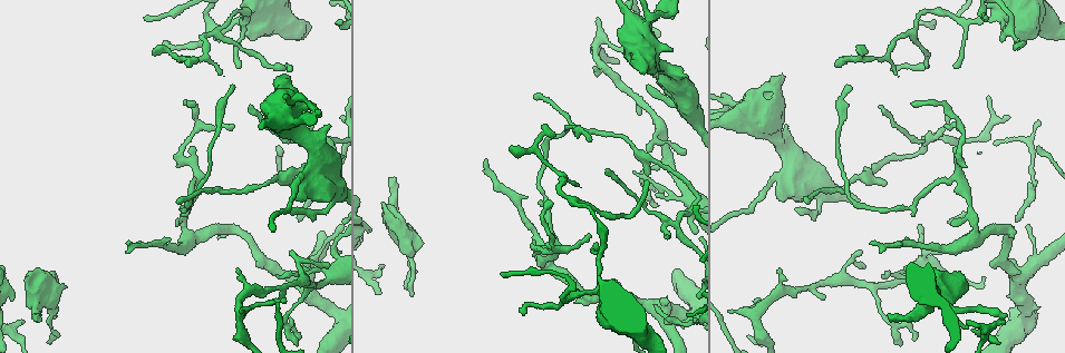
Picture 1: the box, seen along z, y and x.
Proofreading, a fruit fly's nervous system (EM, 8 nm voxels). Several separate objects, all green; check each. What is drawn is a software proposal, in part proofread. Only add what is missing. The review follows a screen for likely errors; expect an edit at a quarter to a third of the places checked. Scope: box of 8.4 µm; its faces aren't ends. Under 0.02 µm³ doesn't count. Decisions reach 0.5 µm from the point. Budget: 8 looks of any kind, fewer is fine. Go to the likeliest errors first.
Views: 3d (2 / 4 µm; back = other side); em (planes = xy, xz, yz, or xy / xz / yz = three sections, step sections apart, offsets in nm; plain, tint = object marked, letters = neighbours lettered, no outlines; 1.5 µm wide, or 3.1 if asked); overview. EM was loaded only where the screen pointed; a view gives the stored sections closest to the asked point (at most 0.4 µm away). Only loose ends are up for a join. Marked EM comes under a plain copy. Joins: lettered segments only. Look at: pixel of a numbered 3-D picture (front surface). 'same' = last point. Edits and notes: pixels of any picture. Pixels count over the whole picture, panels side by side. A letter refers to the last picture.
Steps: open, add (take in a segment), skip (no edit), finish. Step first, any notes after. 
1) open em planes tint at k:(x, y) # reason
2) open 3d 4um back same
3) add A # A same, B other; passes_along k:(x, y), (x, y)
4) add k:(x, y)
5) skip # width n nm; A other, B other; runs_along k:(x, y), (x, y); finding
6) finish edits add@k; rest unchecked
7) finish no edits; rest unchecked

open em yz step 4 tint at 1:(890, 320) # an open end

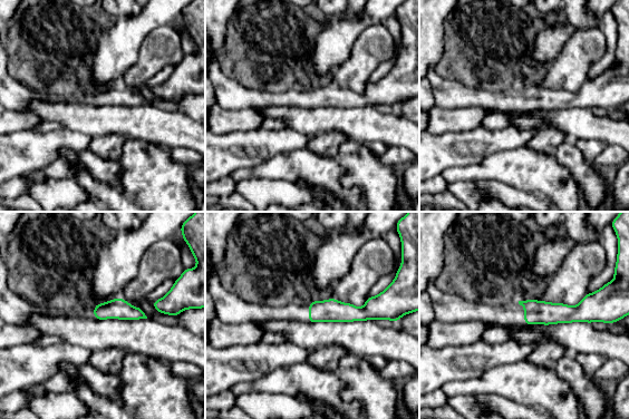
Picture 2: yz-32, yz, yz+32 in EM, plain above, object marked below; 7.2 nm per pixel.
open em planes tint same # another direction

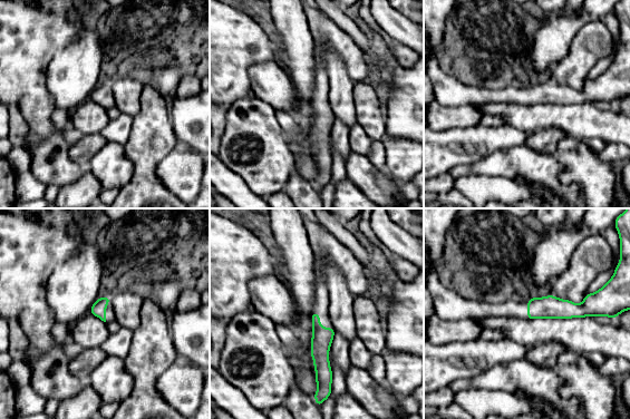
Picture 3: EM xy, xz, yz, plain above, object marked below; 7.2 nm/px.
open em planes letters same # what lies round it

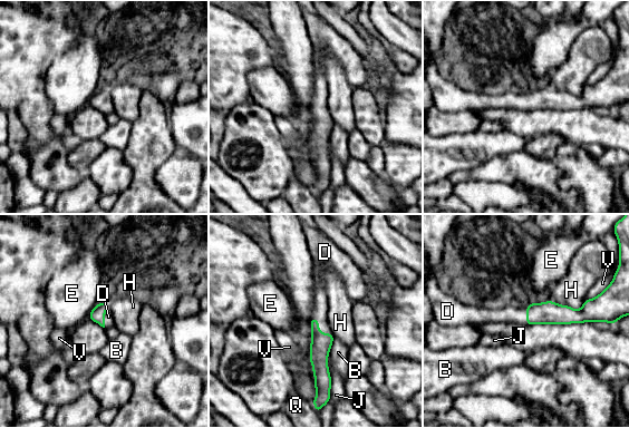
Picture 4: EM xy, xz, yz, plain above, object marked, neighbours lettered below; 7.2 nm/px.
add D # width 110 nm; B other, D same, E other, H other, J other, Q other, V other; passes_along 4:(320, 346), (318, 327), (320, 305); the cell continues

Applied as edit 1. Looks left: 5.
open overview

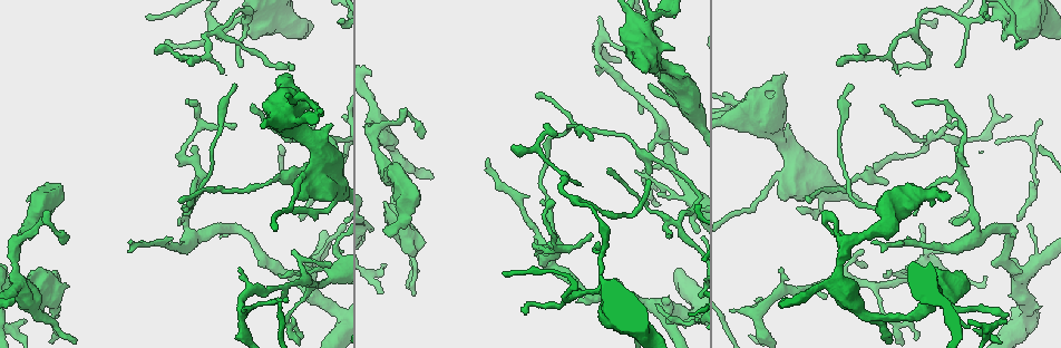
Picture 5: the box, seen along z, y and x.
open 3d 4um at 5:(732, 311) # free end

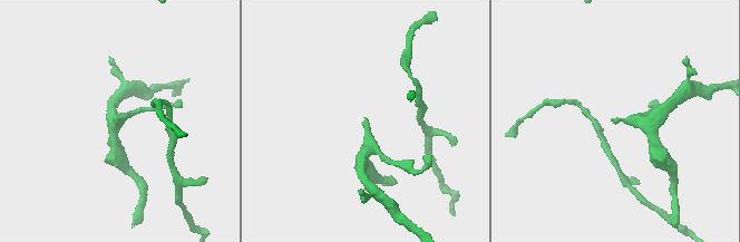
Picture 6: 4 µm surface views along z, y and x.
open em 3.1um planes letters at 6:(612, 120) # now the EM

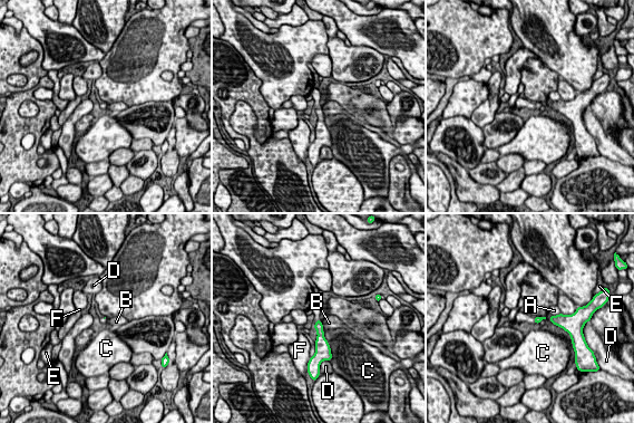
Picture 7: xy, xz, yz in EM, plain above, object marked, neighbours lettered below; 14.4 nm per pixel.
skip # A other, B other, C other, D other, E other, F other; none of them fits

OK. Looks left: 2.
finish edits add@4; rest unchecked

